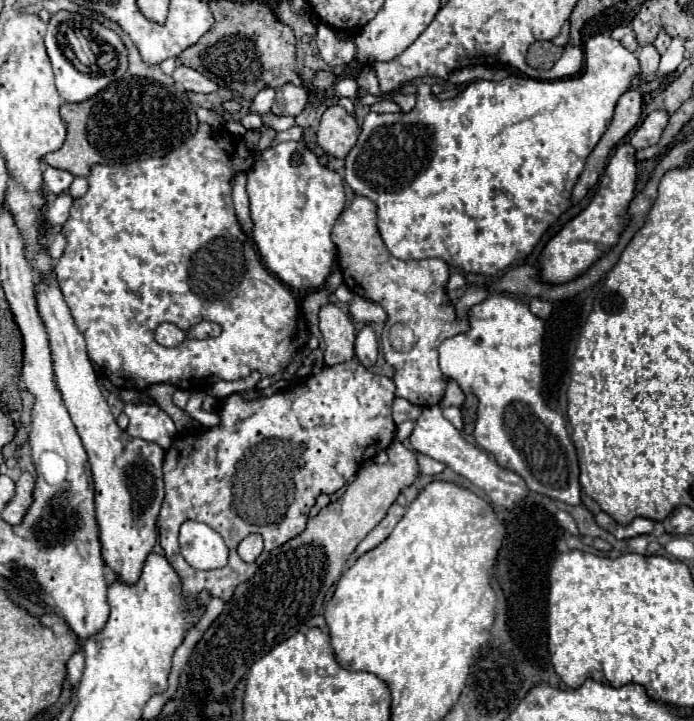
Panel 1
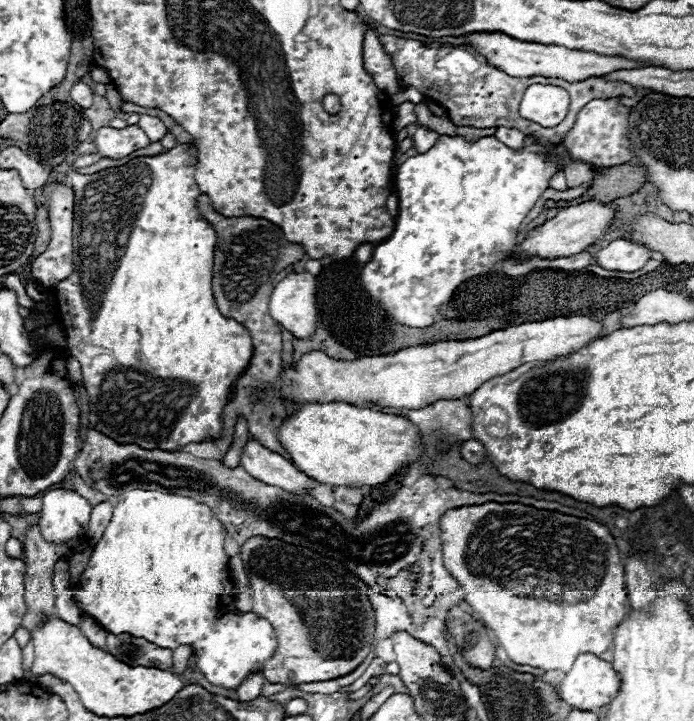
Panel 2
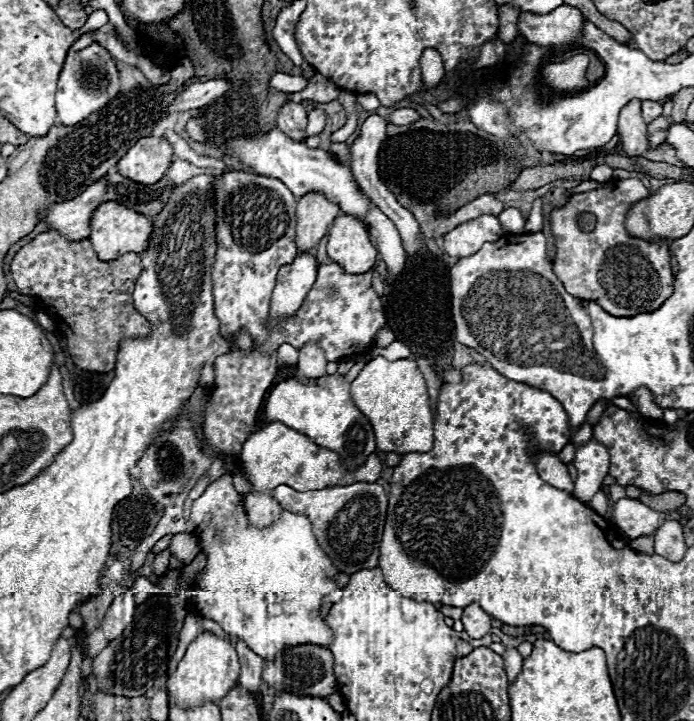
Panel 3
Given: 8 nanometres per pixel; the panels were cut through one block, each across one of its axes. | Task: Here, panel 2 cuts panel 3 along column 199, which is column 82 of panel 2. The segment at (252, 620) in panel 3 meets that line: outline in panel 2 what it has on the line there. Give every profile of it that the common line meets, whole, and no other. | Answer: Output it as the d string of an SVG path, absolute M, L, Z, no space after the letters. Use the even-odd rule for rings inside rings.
M50 490L42 498L42 512L40 512L40 532L48 542L64 542L70 538L86 536L88 522L90 522L90 504L82 496L72 490ZM130 490L116 500L112 520L94 546L90 564L82 572L74 602L112 634L128 632L172 650L190 646L195 669L202 672L210 684L236 690L250 674L262 674L264 660L272 658L276 652L276 634L268 620L254 612L242 614L234 606L234 590L228 580L230 558L224 552L224 536L224 526L220 520L212 518L206 504L186 496L160 494L156 490Z

